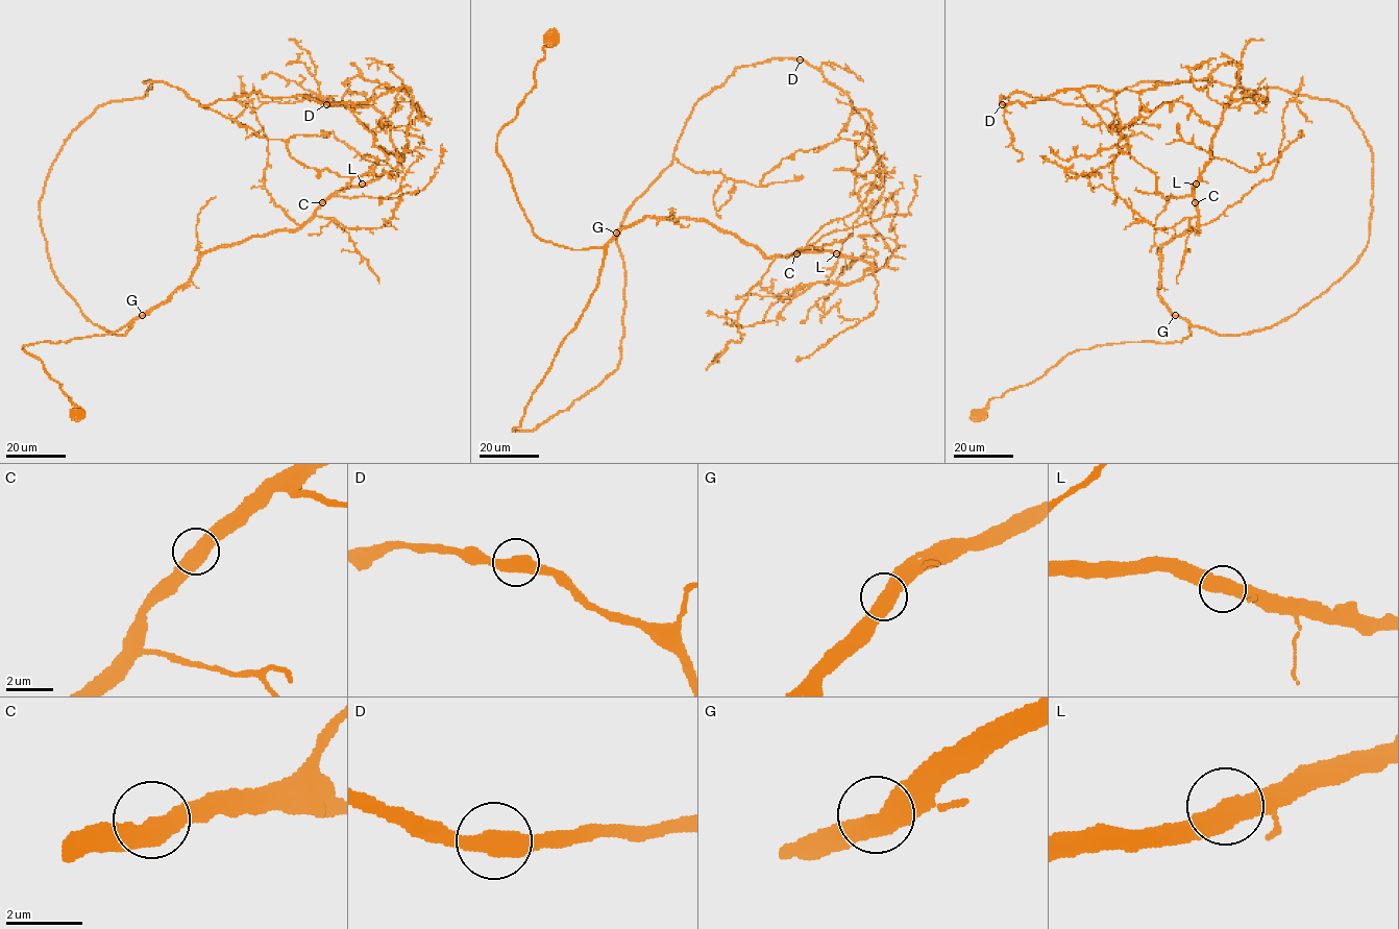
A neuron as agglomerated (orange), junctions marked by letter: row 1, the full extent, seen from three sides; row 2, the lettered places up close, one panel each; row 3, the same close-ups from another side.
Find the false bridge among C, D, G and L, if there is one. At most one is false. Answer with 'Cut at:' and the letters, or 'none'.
Cut at: none

